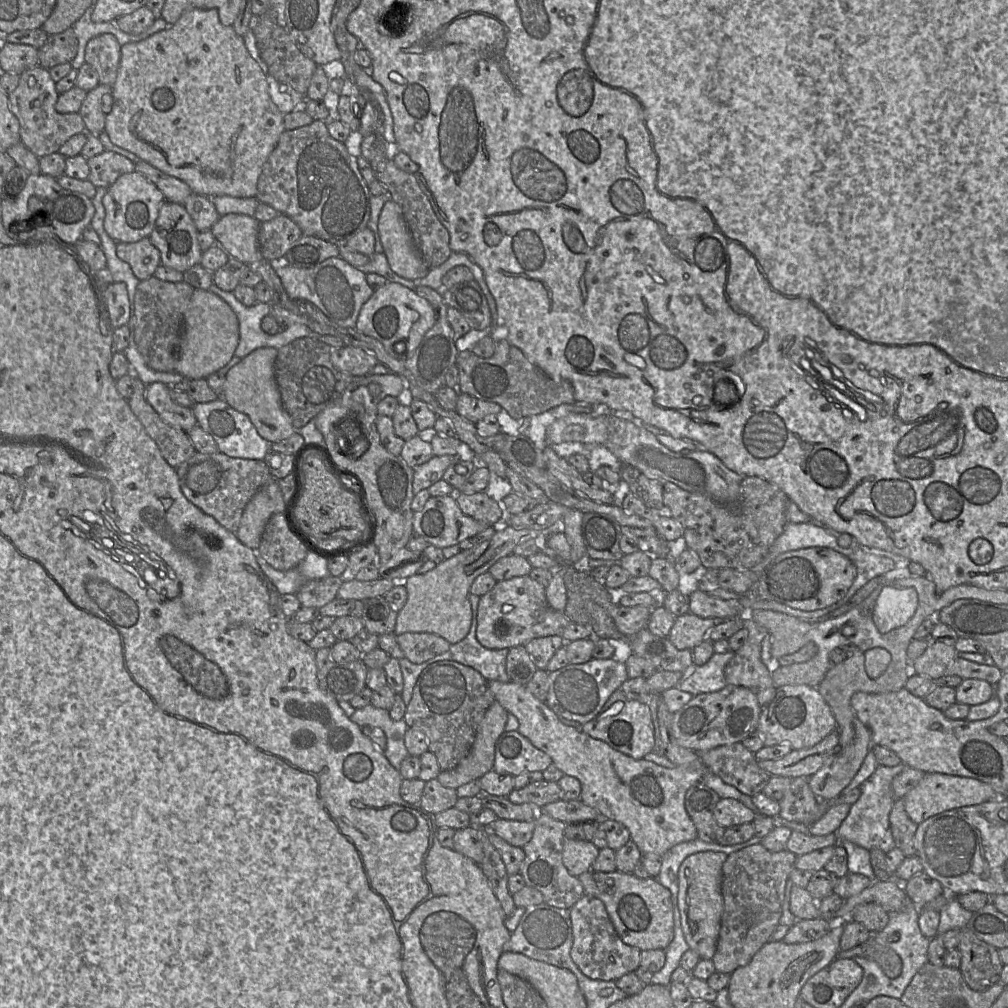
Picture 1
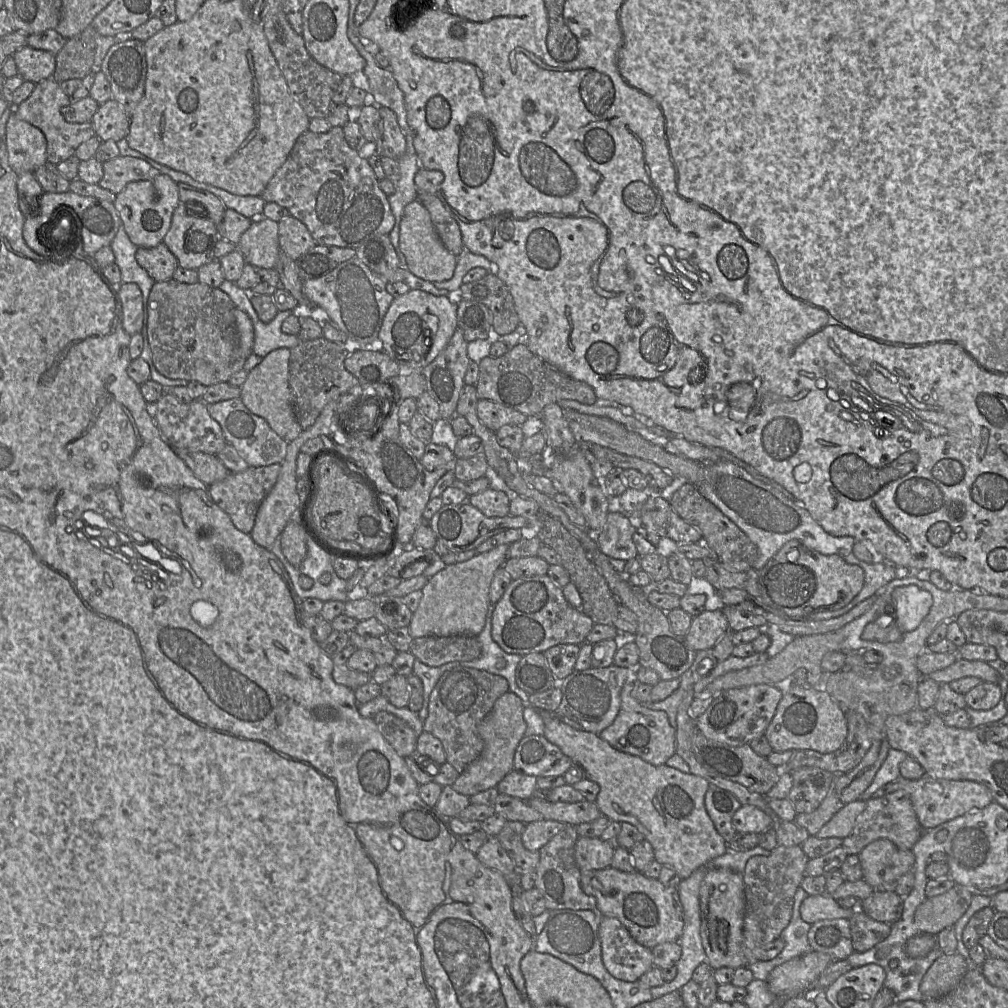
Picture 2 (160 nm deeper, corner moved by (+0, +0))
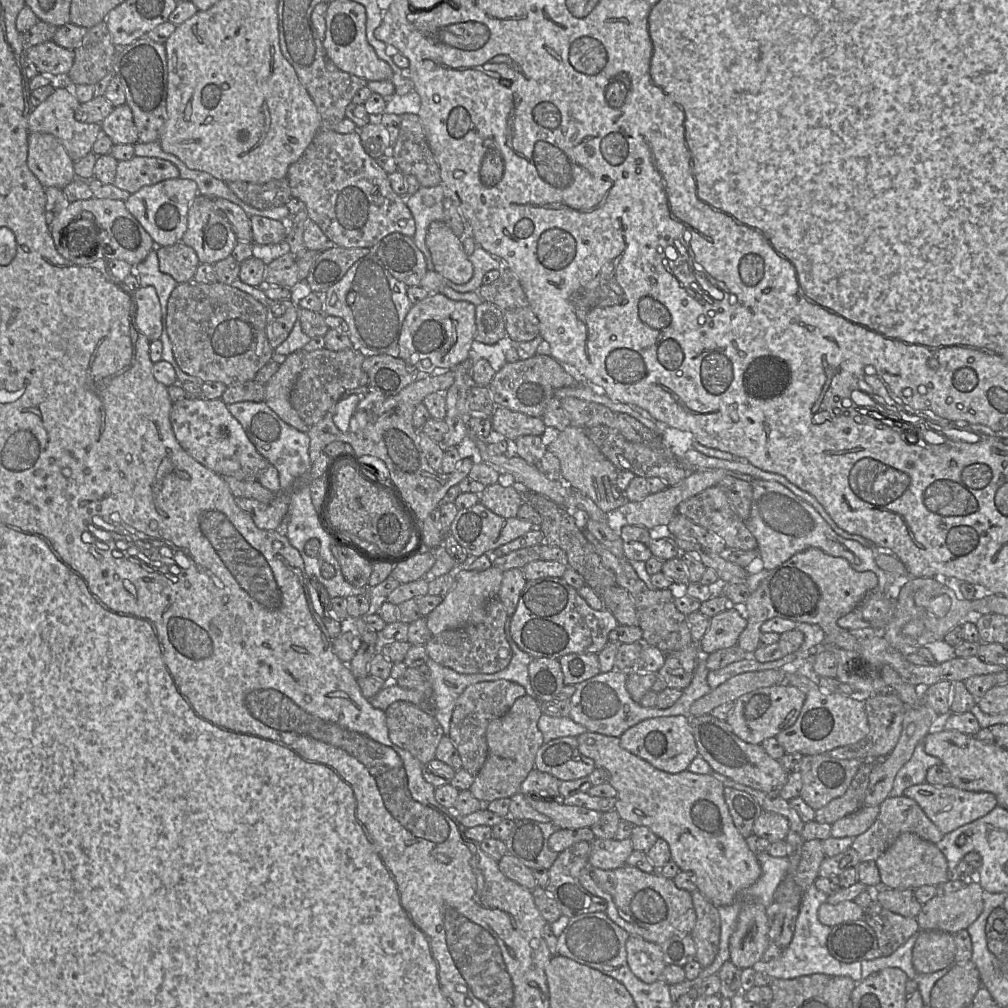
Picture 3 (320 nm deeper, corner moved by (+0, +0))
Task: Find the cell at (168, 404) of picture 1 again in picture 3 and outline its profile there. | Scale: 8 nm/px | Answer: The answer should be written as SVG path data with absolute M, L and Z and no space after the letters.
M187 397L173 402L170 421L182 448L196 461L221 476L255 481L271 464L255 448L242 425L221 399Z

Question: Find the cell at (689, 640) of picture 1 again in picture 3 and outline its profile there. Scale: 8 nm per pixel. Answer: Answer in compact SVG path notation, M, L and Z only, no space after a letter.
M728 607L725 611L711 617L709 628L699 641L701 653L708 655L736 646L746 626L747 619L733 607Z

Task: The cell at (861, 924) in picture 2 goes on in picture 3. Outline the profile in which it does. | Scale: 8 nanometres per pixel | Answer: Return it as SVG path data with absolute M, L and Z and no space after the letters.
M876 900L864 908L863 920L875 931L879 950L884 956L892 955L911 936L920 931L916 917L893 913L883 908Z

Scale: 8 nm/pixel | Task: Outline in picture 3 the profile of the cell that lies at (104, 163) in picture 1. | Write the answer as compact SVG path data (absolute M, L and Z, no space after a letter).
M135 155L129 160L118 161L113 184L132 194L144 186L178 177L179 170L171 162L157 157Z

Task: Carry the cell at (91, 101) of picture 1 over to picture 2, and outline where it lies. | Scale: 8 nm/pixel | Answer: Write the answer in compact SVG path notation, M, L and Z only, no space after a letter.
M109 99L100 104L91 121L95 135L102 141L114 140L117 142L126 138L129 132L130 116L115 99Z

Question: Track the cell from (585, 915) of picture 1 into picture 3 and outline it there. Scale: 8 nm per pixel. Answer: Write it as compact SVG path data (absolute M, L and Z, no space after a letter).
M630 935L626 942L627 964L632 973L645 983L659 981L667 966L660 945Z

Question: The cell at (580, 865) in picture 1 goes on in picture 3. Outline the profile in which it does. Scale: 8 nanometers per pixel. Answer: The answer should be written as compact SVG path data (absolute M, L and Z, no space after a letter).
M599 839L590 843L588 864L602 870L615 870L626 866L629 855L634 851L629 839Z

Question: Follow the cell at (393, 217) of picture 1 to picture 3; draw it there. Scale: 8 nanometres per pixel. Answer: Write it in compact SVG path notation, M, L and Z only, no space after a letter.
M434 221L425 237L431 255L431 268L445 279L467 283L473 276L474 268L465 254L462 241L444 221Z

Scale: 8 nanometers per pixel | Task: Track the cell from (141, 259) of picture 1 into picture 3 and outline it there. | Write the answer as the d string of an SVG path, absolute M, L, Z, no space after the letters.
M182 242L168 246L155 247L159 269L169 274L178 283L193 279L200 264L195 250Z

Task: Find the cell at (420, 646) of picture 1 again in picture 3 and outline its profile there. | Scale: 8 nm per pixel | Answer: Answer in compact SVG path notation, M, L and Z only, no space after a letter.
M498 597L488 601L483 621L434 635L424 645L429 658L463 674L492 674L505 669L512 658L505 626L509 615Z

